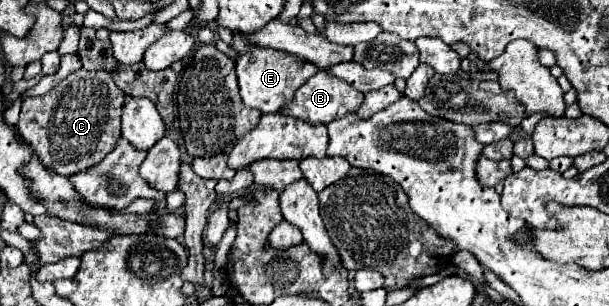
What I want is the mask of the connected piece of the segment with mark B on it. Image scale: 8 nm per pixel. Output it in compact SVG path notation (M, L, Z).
M318 71L314 77L310 77L294 95L294 99L290 101L290 105L282 107L280 113L286 113L290 117L298 117L304 119L308 123L330 123L338 117L344 117L348 113L354 113L364 101L364 93L356 91L352 85L348 85L346 81L330 75L328 71Z

